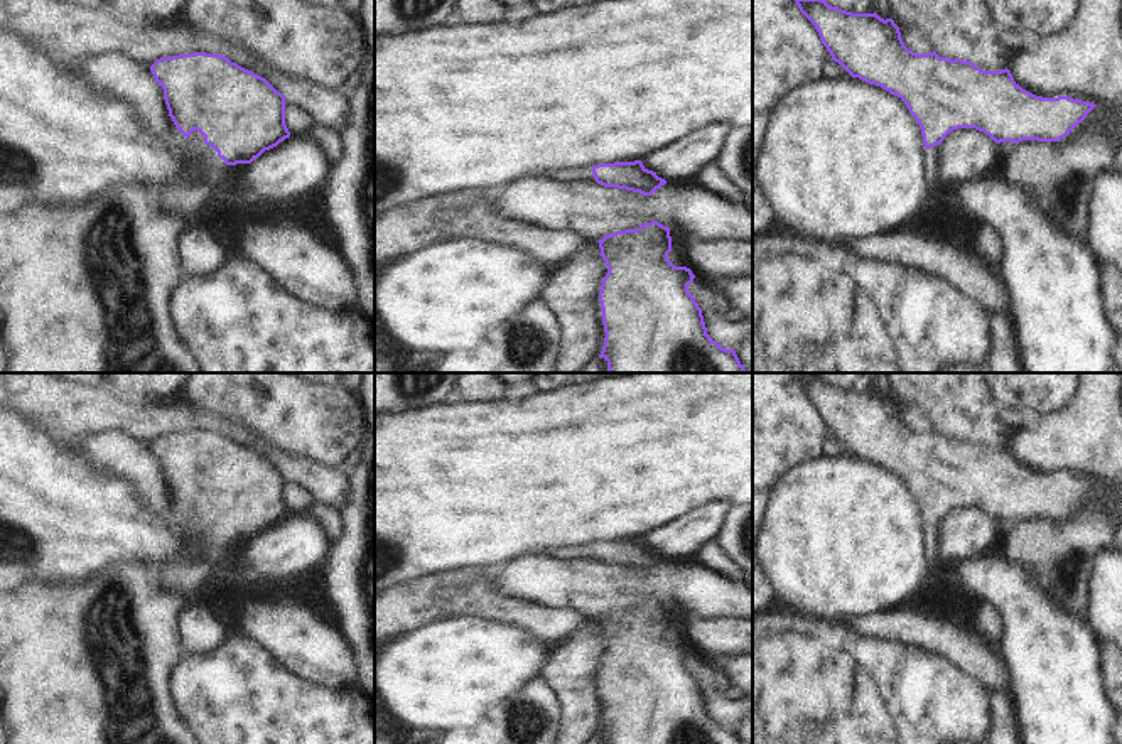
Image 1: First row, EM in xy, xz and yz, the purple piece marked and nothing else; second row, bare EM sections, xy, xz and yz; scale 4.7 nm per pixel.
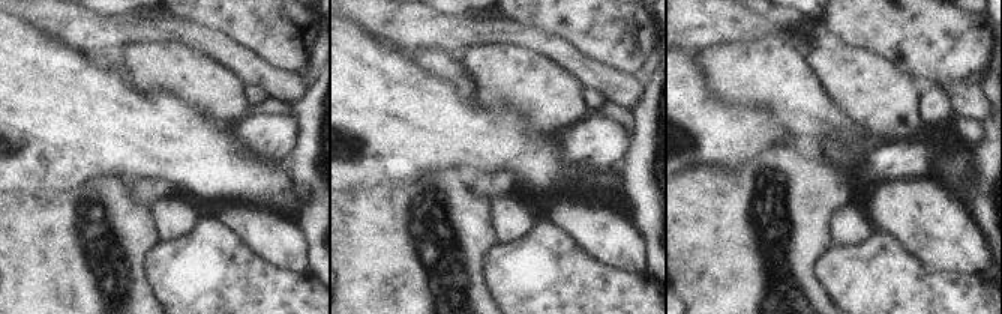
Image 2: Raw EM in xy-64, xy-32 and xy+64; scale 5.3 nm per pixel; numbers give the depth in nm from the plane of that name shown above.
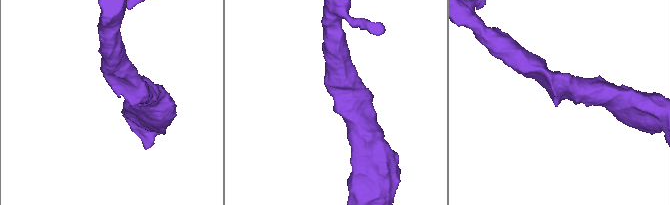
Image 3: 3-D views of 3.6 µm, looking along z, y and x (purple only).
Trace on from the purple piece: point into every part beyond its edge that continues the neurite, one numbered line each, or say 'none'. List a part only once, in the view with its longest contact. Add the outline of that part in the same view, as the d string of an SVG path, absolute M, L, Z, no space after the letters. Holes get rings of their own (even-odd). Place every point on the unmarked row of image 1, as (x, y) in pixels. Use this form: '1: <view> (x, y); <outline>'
1: xy (184, 577); M174 503L170 506L172 515L179 525L196 528L202 533L206 542L206 563L191 563L184 557L175 565L165 565L159 569L159 585L165 592L181 594L189 604L197 602L197 590L202 587L208 577L211 577L211 562L214 555L226 545L224 538L218 535L218 530L204 521L204 515L194 508L189 515L184 515Z

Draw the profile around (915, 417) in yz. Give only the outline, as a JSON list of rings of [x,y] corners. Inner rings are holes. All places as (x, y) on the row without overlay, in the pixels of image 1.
[[[899,403],[901,417],[904,423],[916,432],[933,430],[933,422],[926,412],[913,403]]]

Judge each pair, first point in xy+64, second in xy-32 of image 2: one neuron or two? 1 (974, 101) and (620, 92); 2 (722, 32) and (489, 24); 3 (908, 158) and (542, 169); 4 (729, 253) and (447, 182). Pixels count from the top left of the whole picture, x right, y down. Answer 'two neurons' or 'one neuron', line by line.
1: one neuron
2: one neuron
3: two neurons
4: one neuron

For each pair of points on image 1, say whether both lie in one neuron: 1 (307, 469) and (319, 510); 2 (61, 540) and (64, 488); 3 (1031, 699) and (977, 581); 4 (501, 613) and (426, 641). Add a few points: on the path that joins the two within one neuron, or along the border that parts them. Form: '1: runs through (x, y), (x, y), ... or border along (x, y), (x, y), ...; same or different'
1: border along (314, 500), (336, 510); different
2: runs through (61, 527), (61, 501); same
3: runs through (1031, 668), (1031, 630), (1008, 606); same
4: border along (446, 618), (481, 616), (525, 628); different

